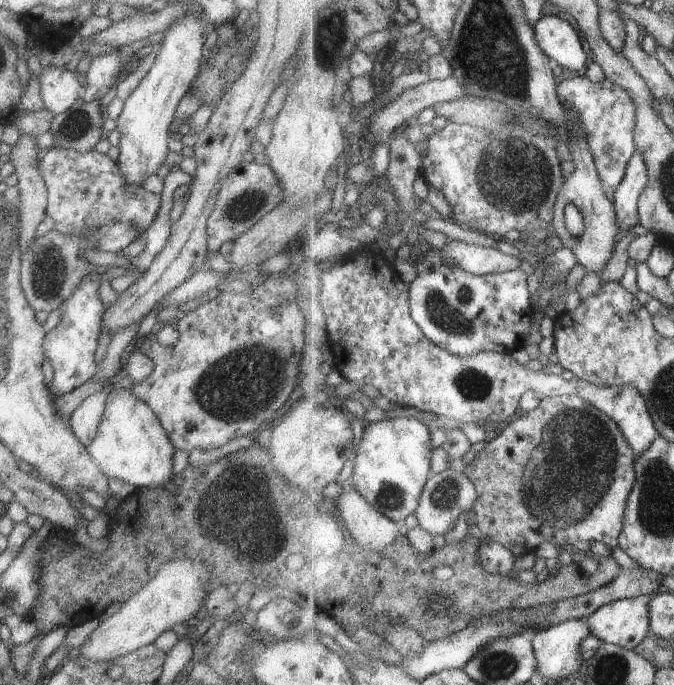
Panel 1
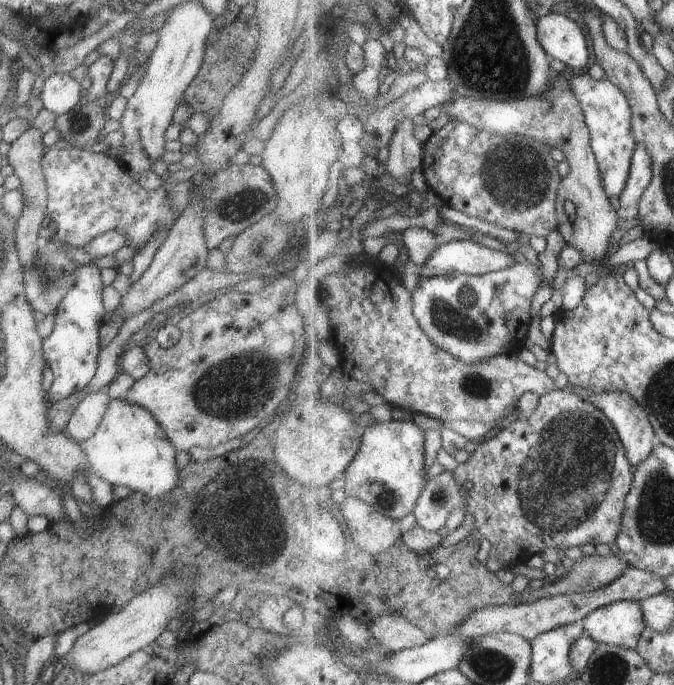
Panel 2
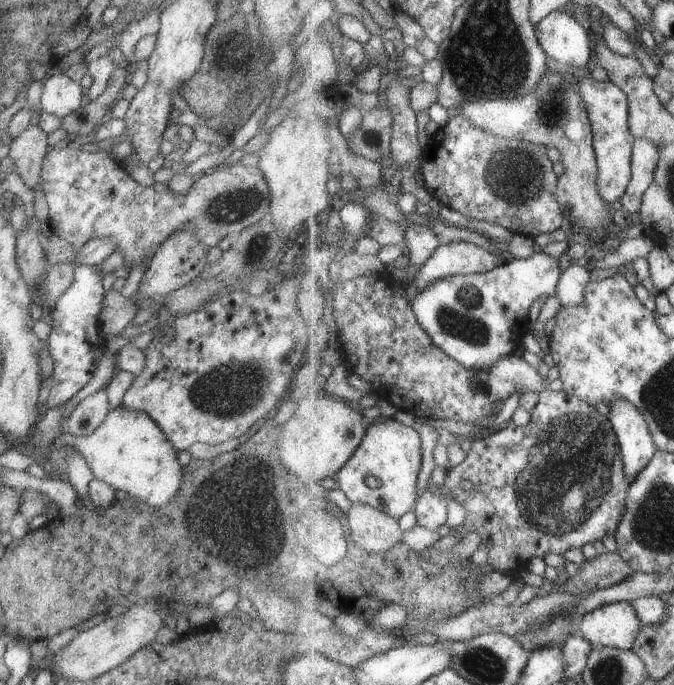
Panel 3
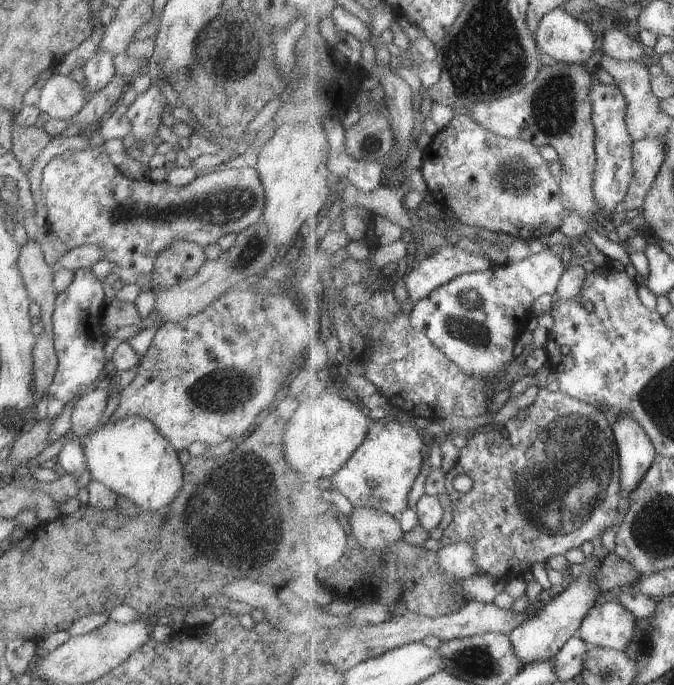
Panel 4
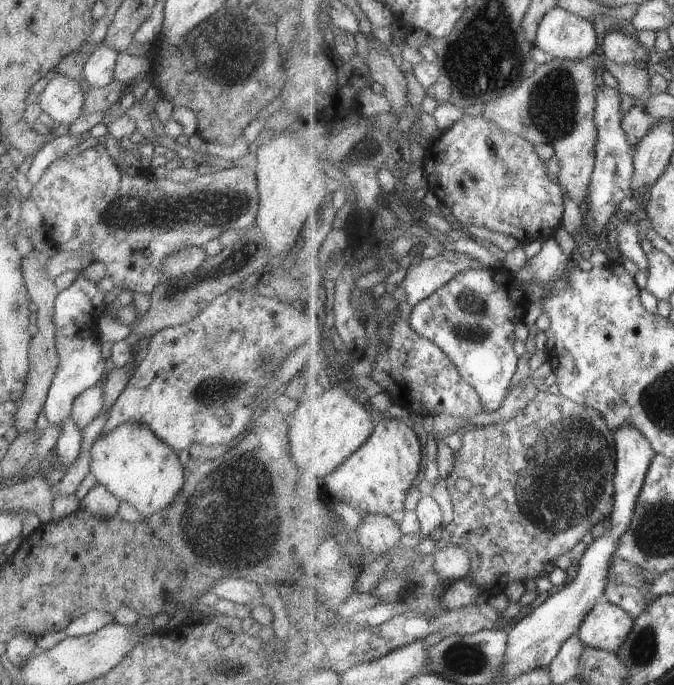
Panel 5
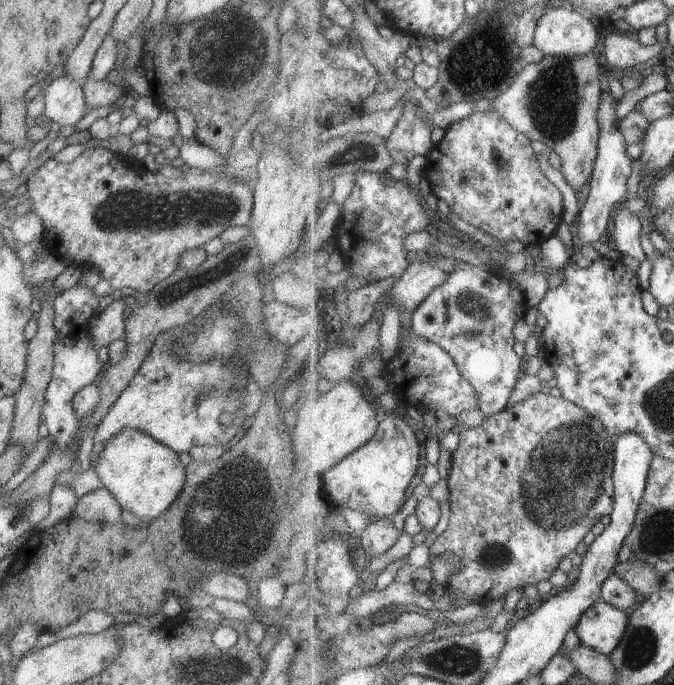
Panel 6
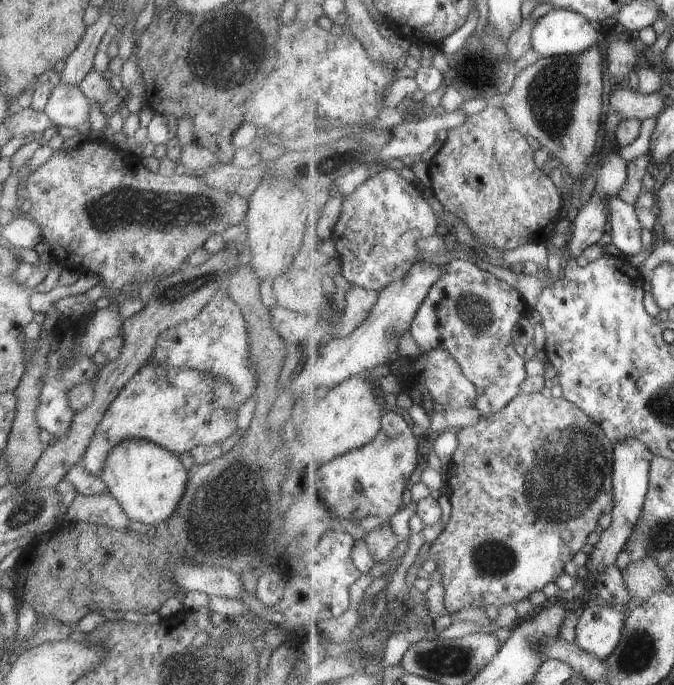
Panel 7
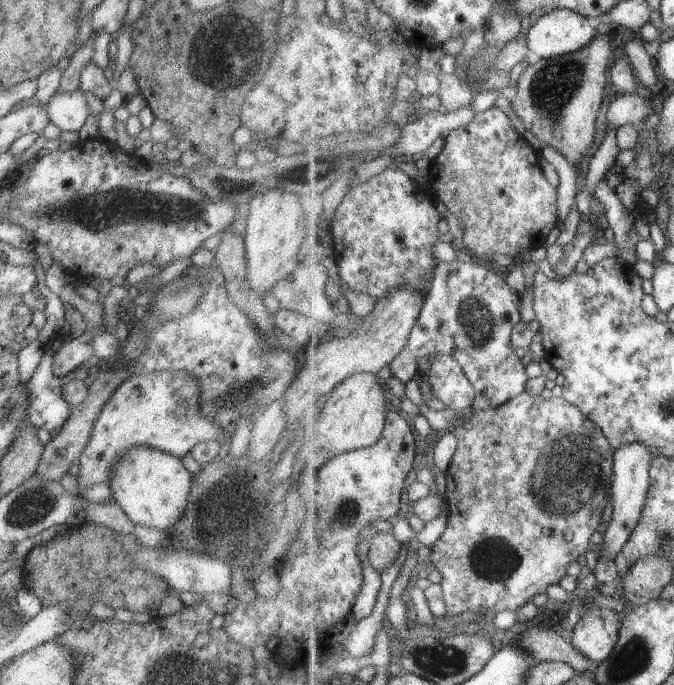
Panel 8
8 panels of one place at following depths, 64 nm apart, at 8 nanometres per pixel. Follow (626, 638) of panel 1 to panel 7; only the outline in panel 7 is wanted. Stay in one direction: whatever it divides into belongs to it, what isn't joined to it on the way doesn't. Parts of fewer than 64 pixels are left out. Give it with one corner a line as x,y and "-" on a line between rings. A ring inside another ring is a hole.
600,602
590,604
580,615
576,644
593,655
607,659
614,654
624,636
628,612

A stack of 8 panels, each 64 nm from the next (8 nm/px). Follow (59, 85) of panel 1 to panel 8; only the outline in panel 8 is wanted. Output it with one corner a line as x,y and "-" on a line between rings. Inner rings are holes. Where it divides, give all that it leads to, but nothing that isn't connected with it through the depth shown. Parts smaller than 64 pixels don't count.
79,88
72,92
55,93
47,102
49,119
61,131
79,131
90,116
88,102

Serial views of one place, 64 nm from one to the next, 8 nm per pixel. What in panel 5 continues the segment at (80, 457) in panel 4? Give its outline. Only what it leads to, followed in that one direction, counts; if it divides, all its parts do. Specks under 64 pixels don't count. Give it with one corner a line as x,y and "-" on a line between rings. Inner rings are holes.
84,271
77,272
76,280
55,298
53,321
55,324
55,347
59,354
59,363
50,385
44,406
47,420
52,424
62,424
62,434
55,444
53,454
59,458
64,470
78,462
82,448
81,430
71,420
74,399
87,388
102,382
106,376
109,362
102,356
97,331
97,322
106,314
105,292
98,283
90,281

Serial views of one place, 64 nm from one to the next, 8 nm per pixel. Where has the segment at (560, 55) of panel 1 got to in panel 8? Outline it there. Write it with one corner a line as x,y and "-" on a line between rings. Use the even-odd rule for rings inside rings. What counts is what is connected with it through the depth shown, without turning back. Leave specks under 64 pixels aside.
556,9
541,17
530,28
527,39
531,50
540,55
542,59
570,55
586,48
594,42
594,39
600,36
595,23
595,20
584,16
582,13
570,9

